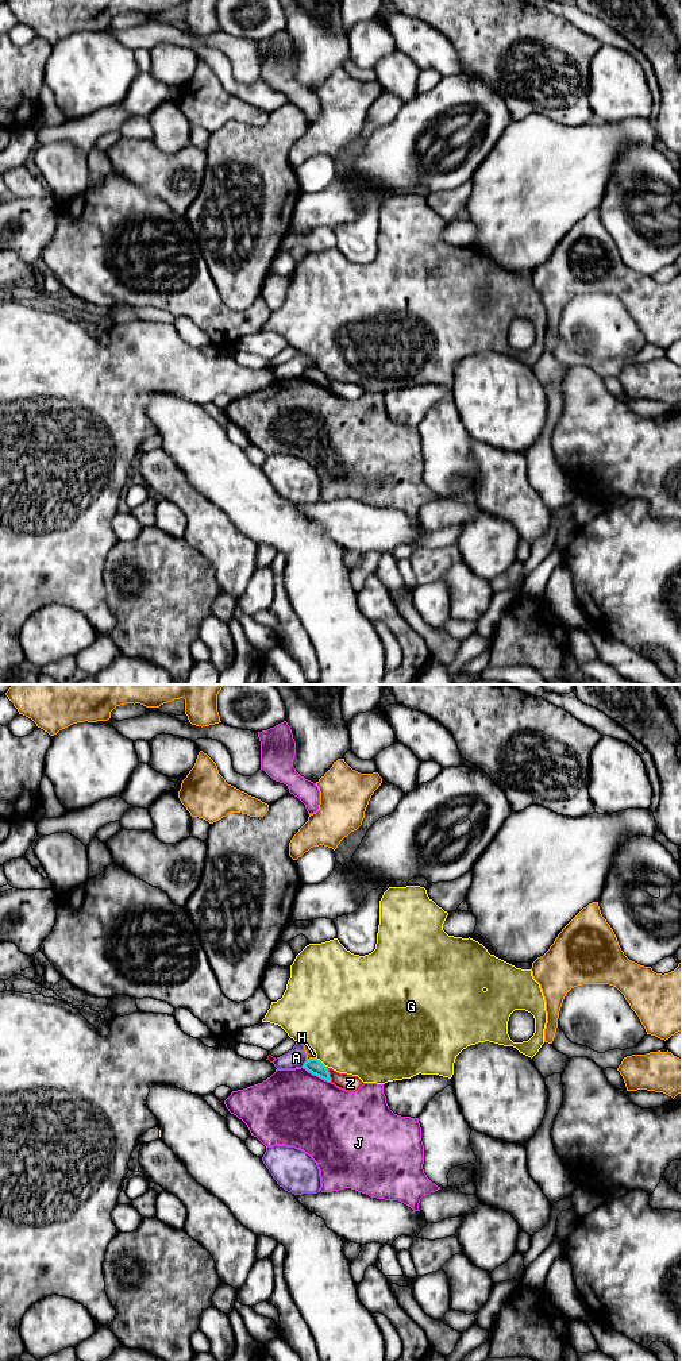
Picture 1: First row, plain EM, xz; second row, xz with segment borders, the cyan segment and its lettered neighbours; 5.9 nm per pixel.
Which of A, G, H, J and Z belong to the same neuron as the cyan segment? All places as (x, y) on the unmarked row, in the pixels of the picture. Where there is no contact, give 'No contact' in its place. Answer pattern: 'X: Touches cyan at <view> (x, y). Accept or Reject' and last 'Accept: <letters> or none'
A: Touches cyan at xz (304, 371). Reject
G: Touches cyan at xz (322, 371). Reject
H: Touches cyan at xz (311, 367). Reject
J: Touches cyan at xz (316, 384). Reject
Z: Touches cyan at xz (328, 382). Reject
Accept: none

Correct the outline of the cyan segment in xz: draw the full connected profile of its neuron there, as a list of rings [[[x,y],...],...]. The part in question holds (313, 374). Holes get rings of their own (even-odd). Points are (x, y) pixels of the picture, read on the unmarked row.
[[[309,367],[304,371],[303,377],[305,377],[312,383],[316,383],[327,390],[331,390],[330,381],[327,375],[317,367]]]

